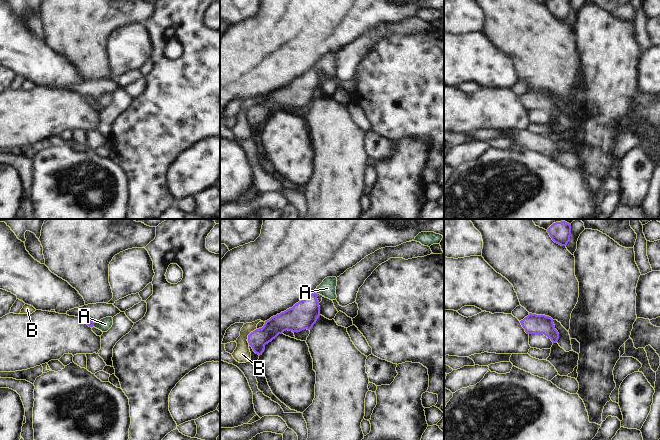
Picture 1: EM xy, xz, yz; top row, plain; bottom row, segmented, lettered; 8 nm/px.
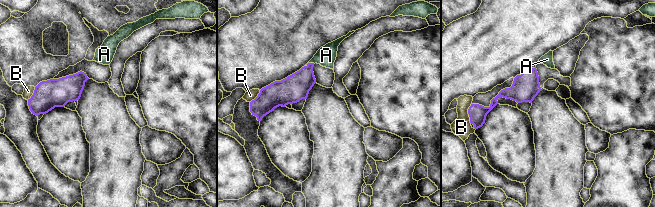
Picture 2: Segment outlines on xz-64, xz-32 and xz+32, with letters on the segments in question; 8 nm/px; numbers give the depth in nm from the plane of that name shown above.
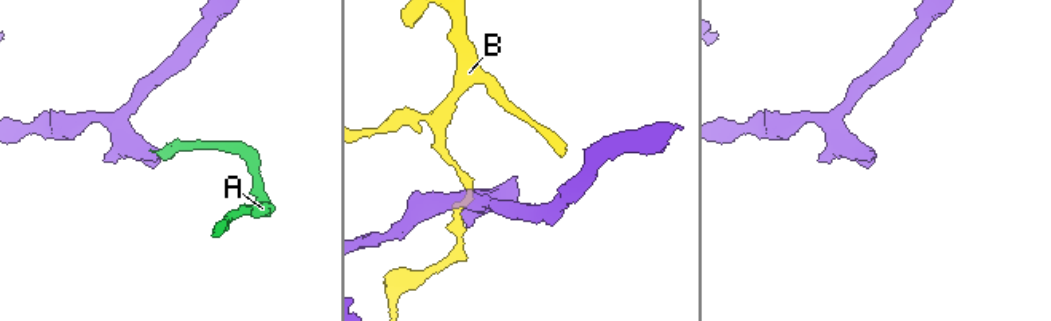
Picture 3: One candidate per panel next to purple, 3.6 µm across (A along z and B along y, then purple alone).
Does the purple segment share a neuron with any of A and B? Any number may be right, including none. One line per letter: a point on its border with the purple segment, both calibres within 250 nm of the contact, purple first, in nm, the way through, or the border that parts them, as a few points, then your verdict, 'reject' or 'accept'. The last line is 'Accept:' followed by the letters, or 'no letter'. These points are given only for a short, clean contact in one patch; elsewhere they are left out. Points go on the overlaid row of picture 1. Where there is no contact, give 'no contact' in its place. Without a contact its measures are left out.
A: contact xz (316, 293); calibres 220 and 140 nm; way xz (303, 315), (308, 310), (316, 293), (320, 289), (327, 288); accept
B: contact xz (250, 333); calibres 150 and 140 nm; border xz (256, 328), (247, 338); reject
Accept: A

